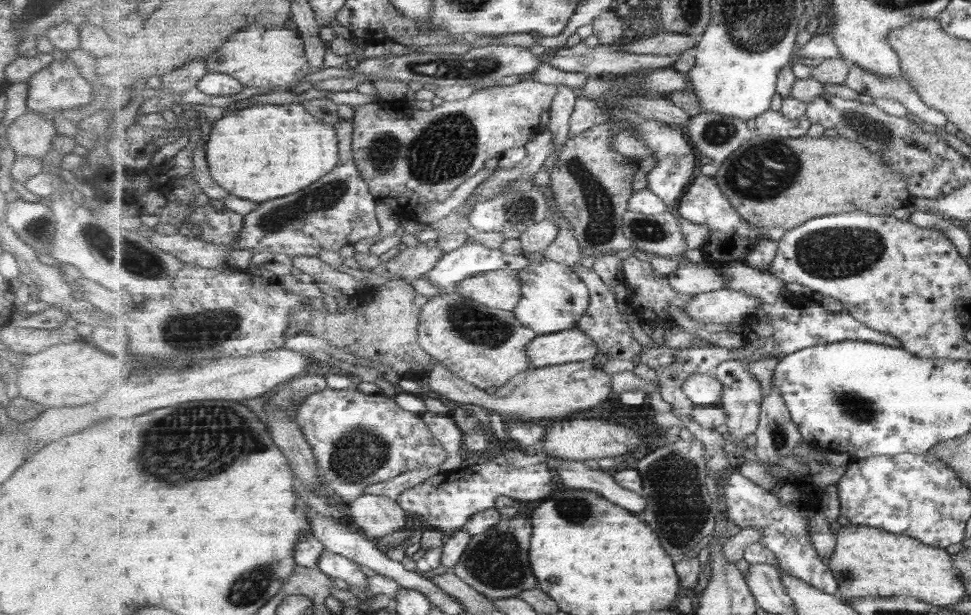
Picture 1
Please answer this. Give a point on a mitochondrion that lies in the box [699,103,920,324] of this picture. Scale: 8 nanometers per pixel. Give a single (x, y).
(833, 252)

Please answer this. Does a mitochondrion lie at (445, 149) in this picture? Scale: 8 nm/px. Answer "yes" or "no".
yes

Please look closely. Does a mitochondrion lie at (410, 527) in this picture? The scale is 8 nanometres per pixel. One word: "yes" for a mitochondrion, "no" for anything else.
no

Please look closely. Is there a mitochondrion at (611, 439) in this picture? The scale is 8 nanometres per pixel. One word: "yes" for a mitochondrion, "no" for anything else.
no

